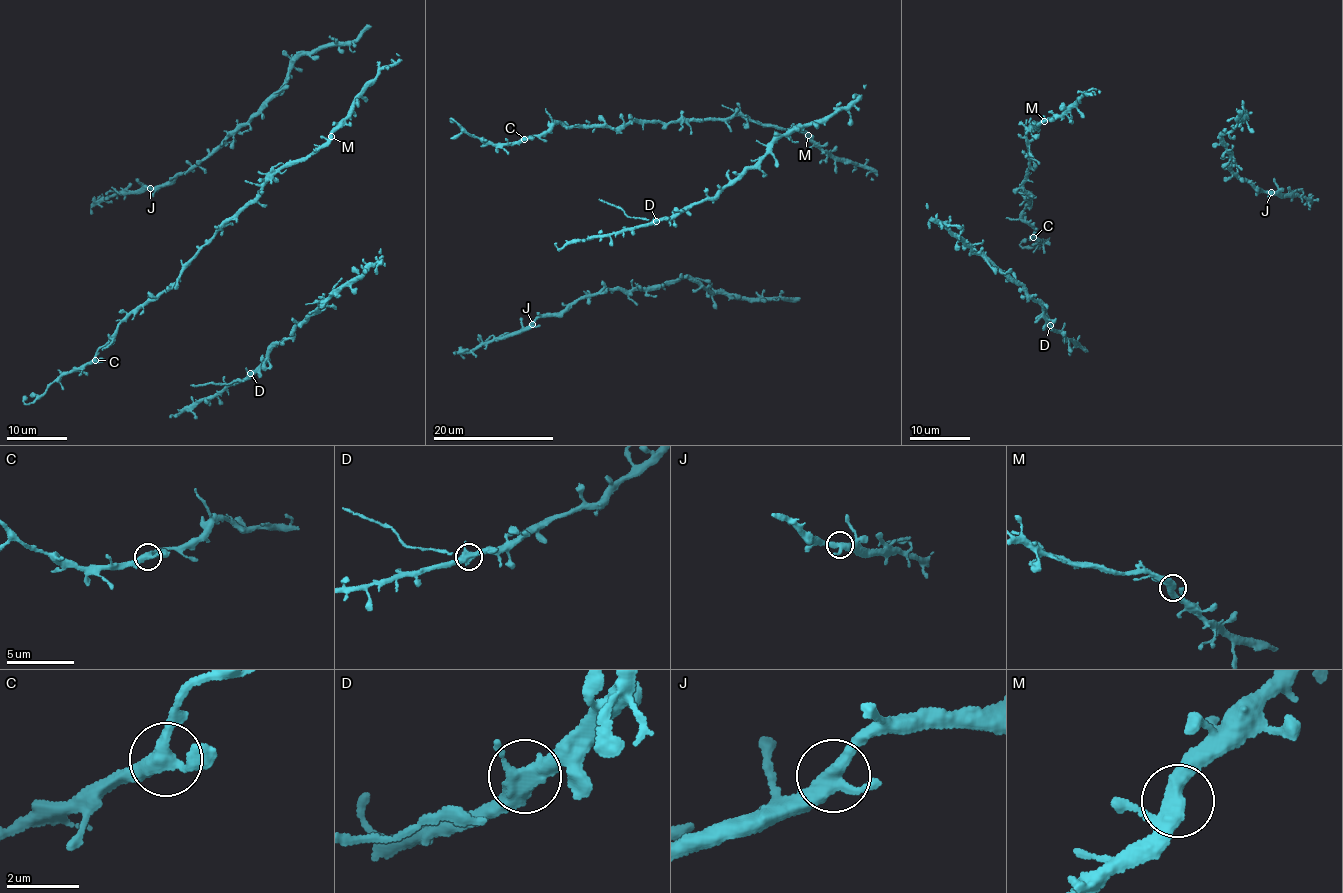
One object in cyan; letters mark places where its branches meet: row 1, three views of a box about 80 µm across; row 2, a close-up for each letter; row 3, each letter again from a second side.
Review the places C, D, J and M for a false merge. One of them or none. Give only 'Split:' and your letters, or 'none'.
Split: none

